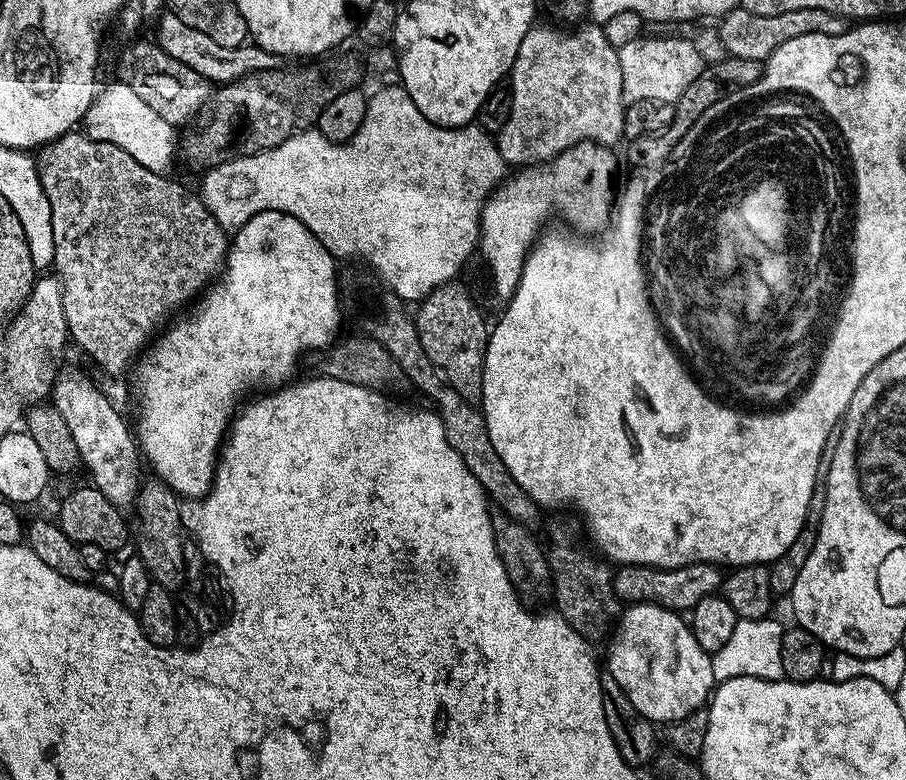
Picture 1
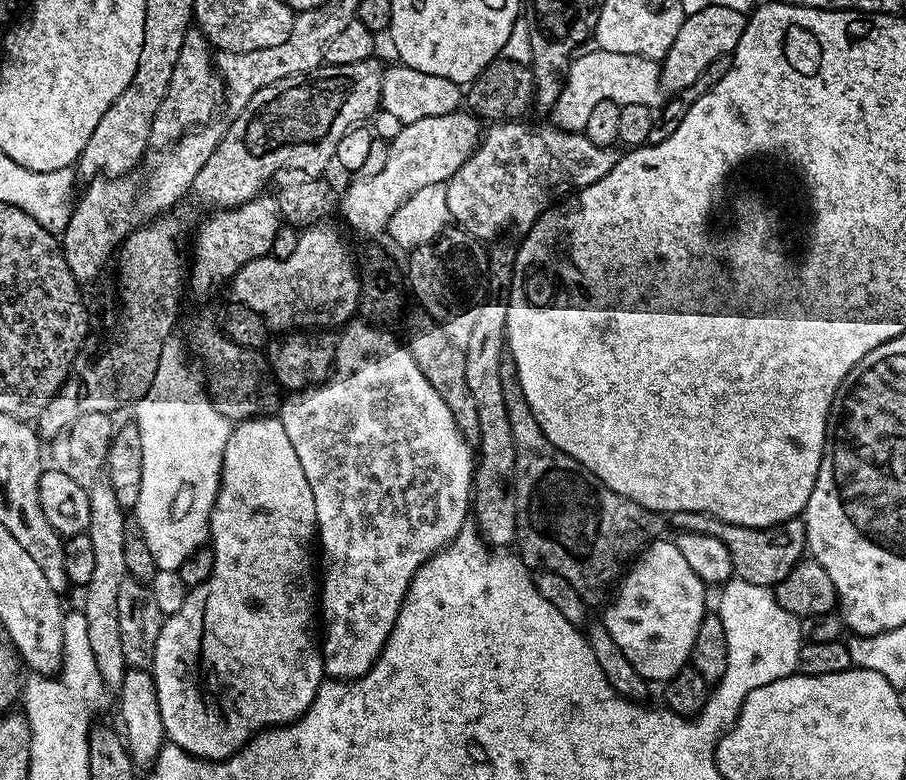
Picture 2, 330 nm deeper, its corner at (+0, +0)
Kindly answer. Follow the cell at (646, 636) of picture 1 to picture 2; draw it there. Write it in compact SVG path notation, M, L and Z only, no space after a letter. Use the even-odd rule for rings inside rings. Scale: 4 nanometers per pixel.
M661 538L653 540L632 561L615 592L616 601L602 616L610 638L622 646L622 654L630 658L630 666L644 680L671 680L692 659L694 638L698 638L698 626L706 615L706 585L690 570L686 558L682 558L682 550L671 539Z

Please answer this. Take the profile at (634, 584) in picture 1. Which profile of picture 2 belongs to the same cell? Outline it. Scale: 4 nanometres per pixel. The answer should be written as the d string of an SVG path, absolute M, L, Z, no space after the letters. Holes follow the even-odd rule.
M673 512L670 516L670 524L676 527L677 533L693 532L694 534L710 534L710 538L718 538L730 550L734 562L734 573L739 579L746 582L754 582L754 586L766 586L772 588L800 560L805 559L808 539L804 529L803 519L787 520L785 524L777 524L775 528L747 528L746 526L734 526L730 522L722 522L710 514L701 512Z

